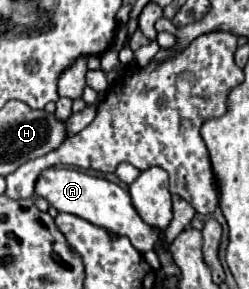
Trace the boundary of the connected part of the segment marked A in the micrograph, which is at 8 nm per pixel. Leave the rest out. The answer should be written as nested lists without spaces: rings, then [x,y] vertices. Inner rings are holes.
[[[48,167],[38,175],[34,193],[38,197],[44,197],[60,213],[72,213],[98,227],[106,227],[108,231],[112,231],[116,235],[126,235],[140,253],[150,251],[156,243],[158,233],[150,225],[146,225],[140,219],[140,215],[136,215],[136,209],[132,207],[128,193],[116,183],[110,183],[110,181],[94,177],[94,175],[86,175],[84,171],[78,171],[78,169]]]

